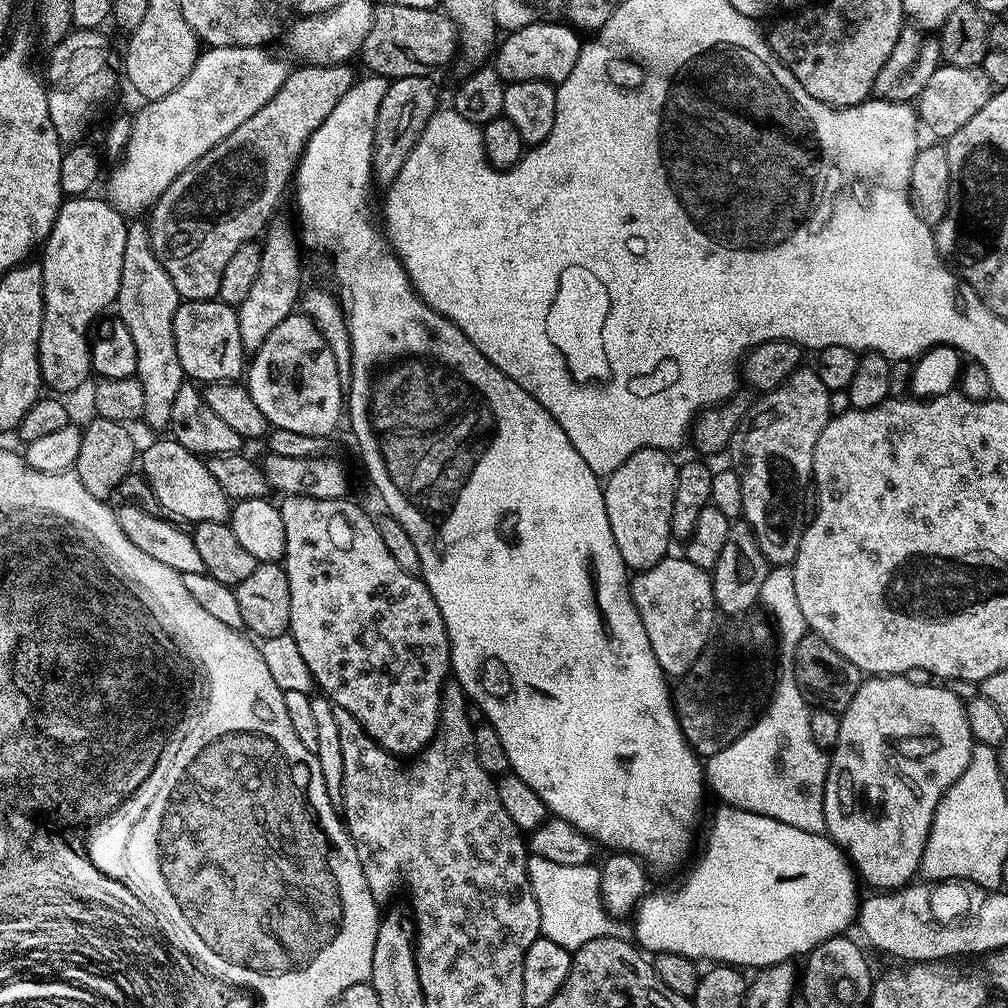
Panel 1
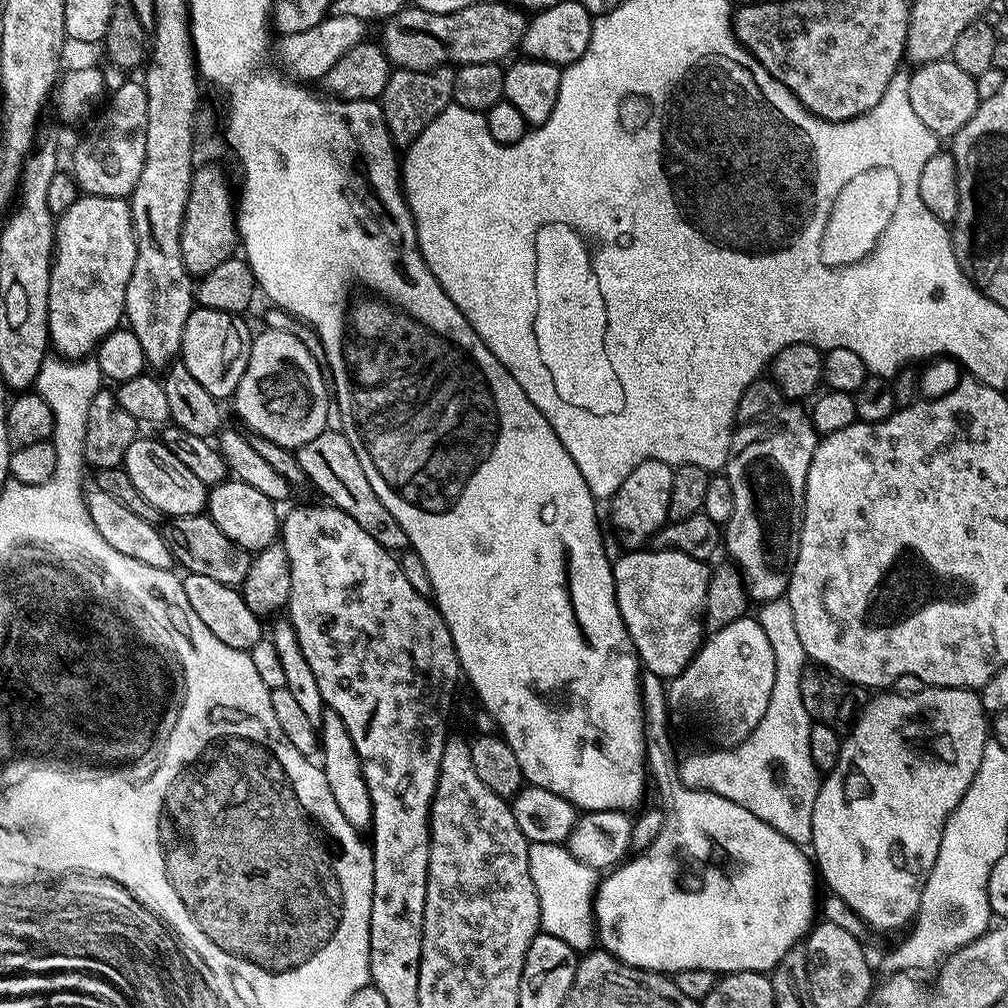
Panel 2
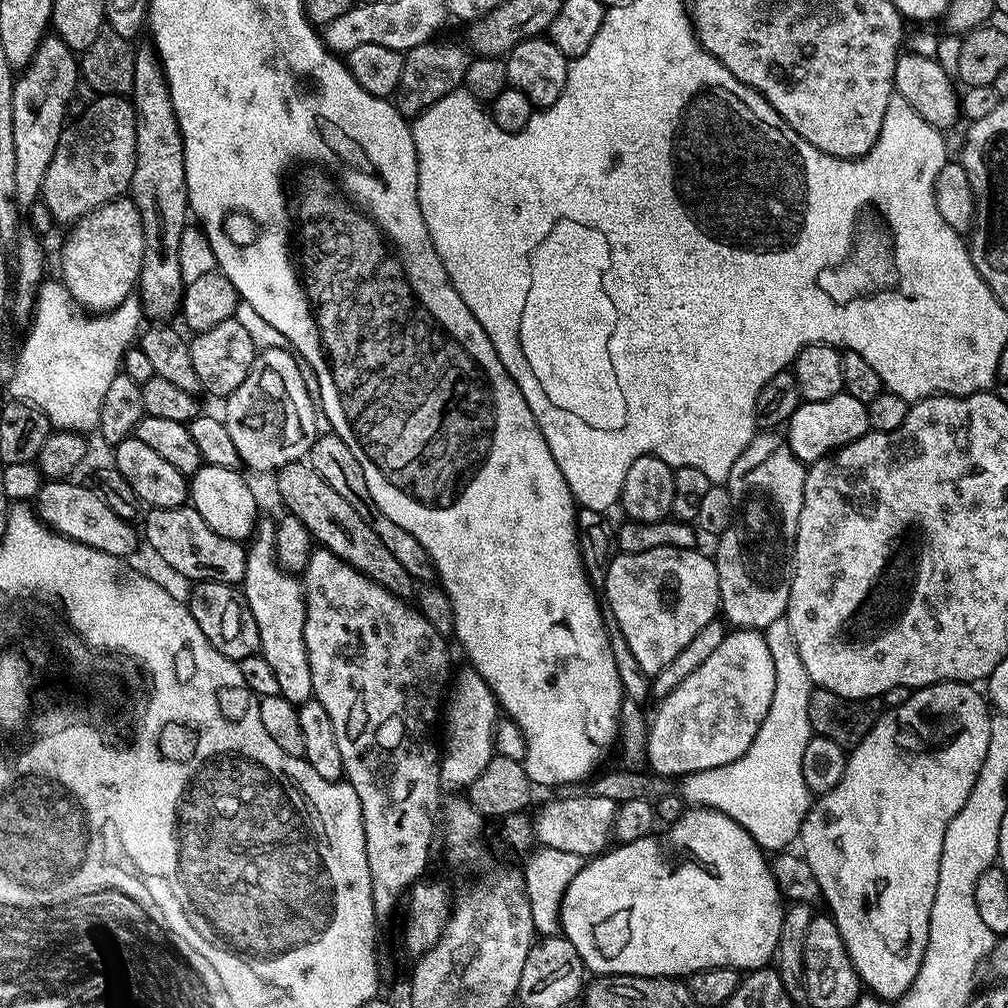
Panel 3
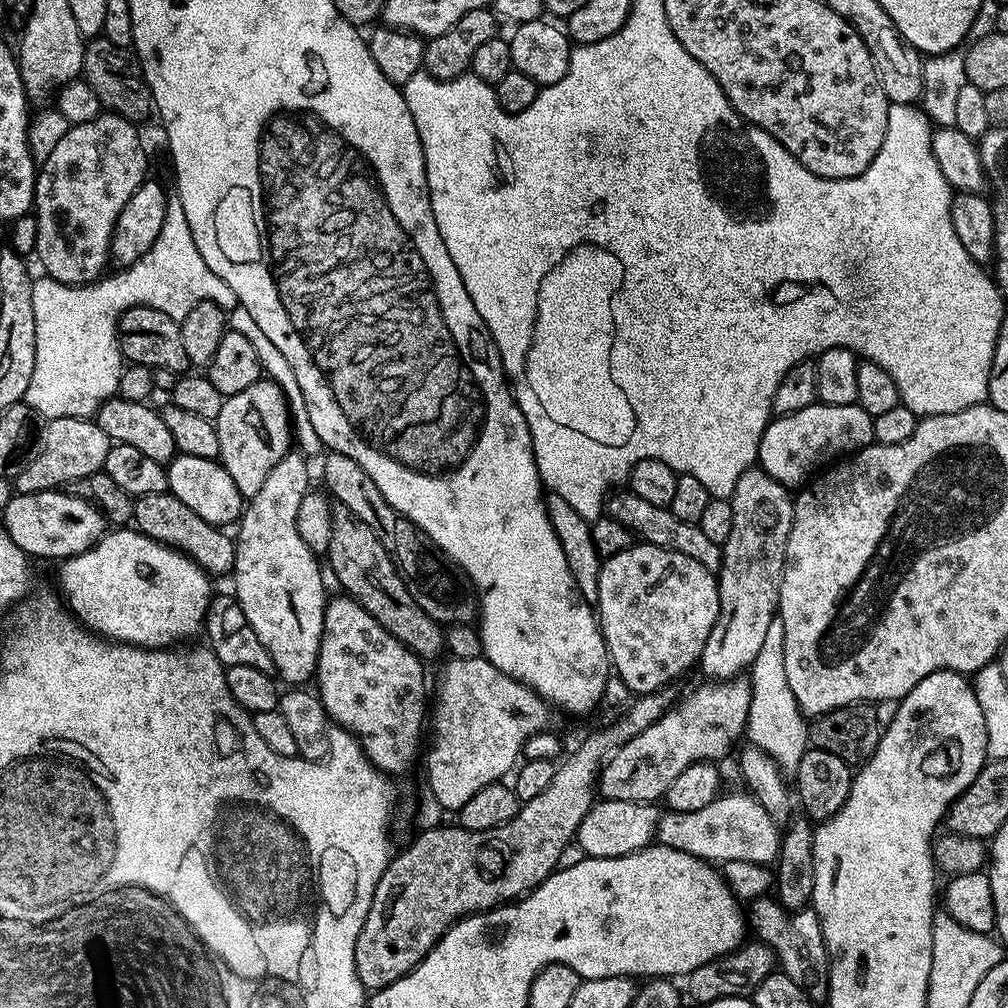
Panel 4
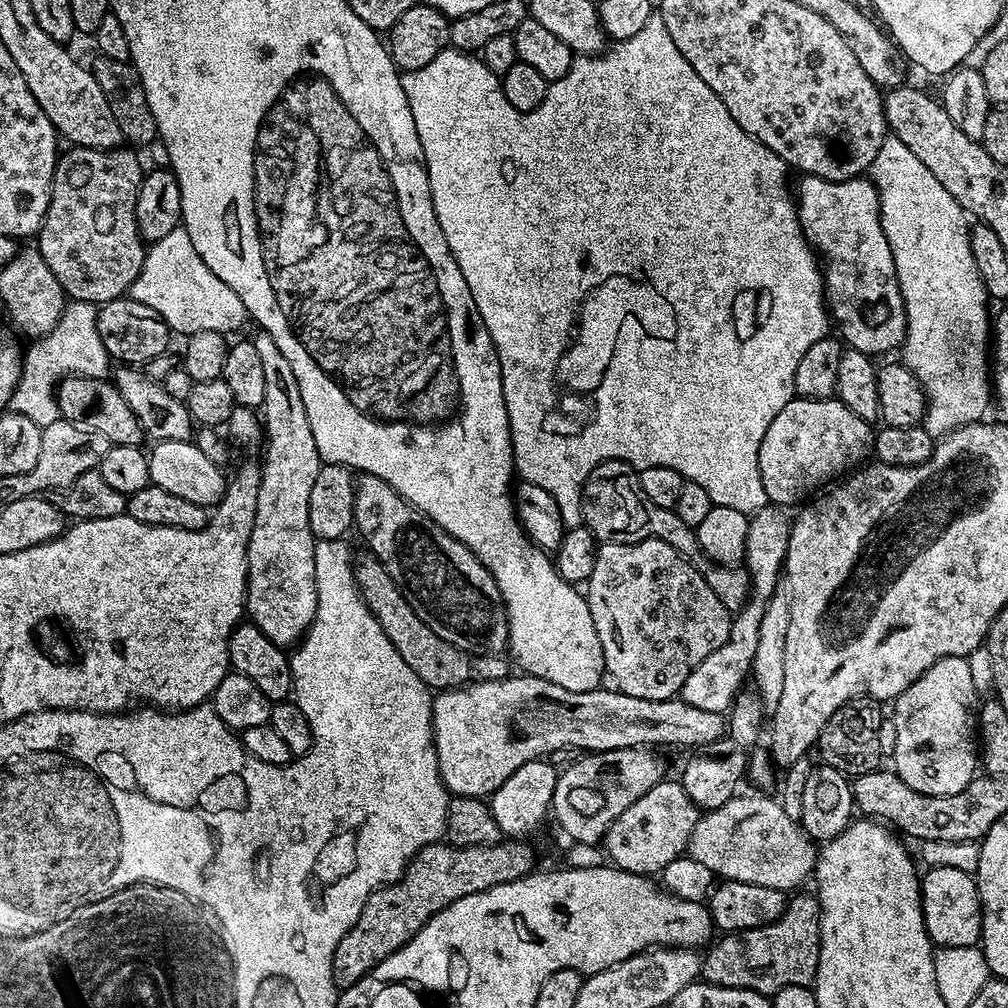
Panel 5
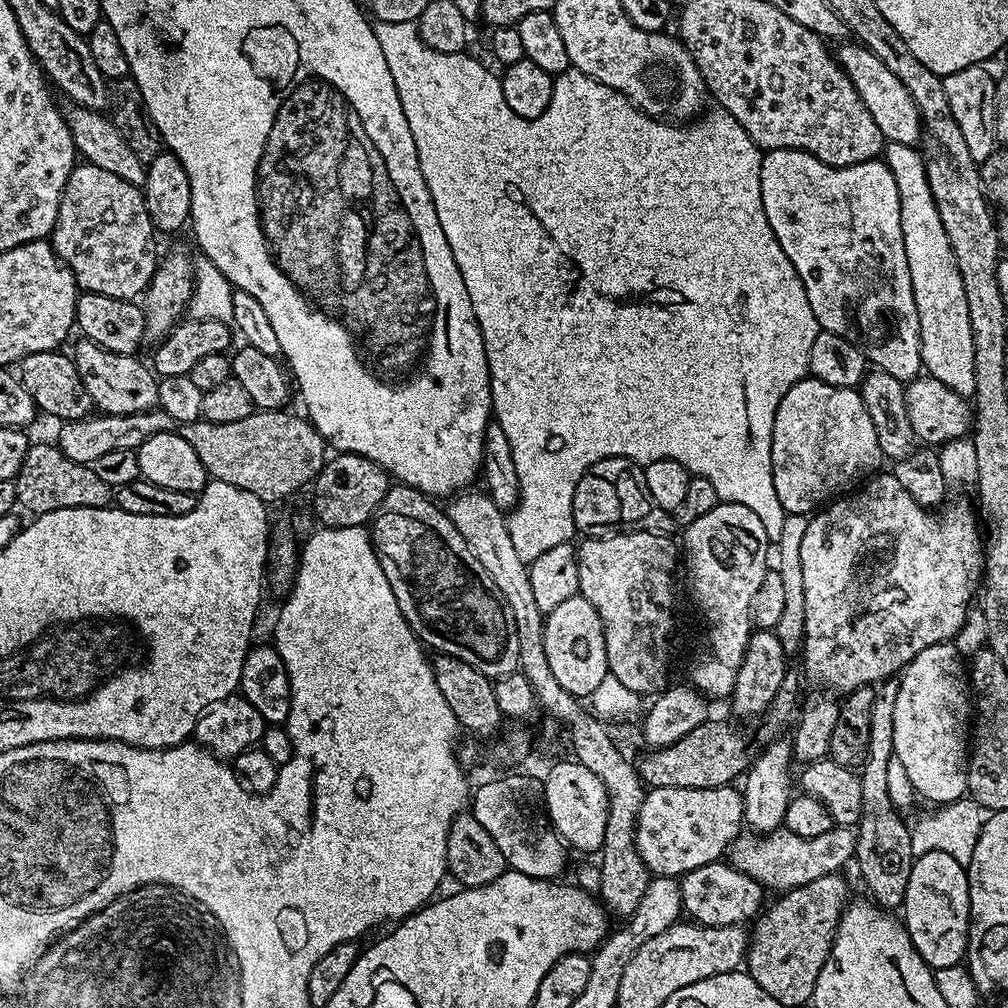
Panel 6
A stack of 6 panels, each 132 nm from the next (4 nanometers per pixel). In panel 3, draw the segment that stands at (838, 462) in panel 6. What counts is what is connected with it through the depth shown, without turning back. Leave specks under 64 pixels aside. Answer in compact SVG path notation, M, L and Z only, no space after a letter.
M842 391L834 394L834 398L826 398L822 402L802 402L786 421L787 428L788 449L801 462L815 462L869 432L868 406L850 393Z

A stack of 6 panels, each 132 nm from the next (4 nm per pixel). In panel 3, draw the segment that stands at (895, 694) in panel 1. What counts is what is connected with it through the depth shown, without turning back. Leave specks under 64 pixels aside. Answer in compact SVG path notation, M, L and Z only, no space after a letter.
M946 680L943 684L929 684L927 688L915 689L909 695L912 697L902 701L897 708L892 708L881 716L877 715L868 731L855 741L854 747L847 753L848 761L838 786L834 786L834 790L823 793L817 799L820 801L817 804L815 801L809 807L804 824L800 827L798 844L804 847L802 855L817 880L823 903L828 903L827 911L838 926L838 934L842 934L846 954L850 954L850 962L857 975L860 976L860 983L871 995L878 996L885 1002L897 1000L914 982L928 941L930 906L934 904L934 890L938 884L938 866L942 858L944 835L948 829L948 823L956 817L958 810L962 810L982 770L982 762L986 758L986 746L990 742L990 722L992 721L990 704L981 693L980 697L972 688L975 687L971 683L955 680Z

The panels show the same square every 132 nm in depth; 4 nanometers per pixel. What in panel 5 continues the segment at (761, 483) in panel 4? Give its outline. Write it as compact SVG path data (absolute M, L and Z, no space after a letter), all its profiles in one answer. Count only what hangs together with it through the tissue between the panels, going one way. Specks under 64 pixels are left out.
M765 506L751 513L746 534L746 550L742 561L748 573L750 595L740 611L732 618L732 629L728 641L714 654L702 658L698 666L686 678L678 693L679 699L698 710L714 710L727 713L738 692L745 687L744 679L752 672L754 654L758 650L758 630L762 626L762 614L773 592L782 580L782 569L788 549L789 517L784 517L785 509L780 506Z

